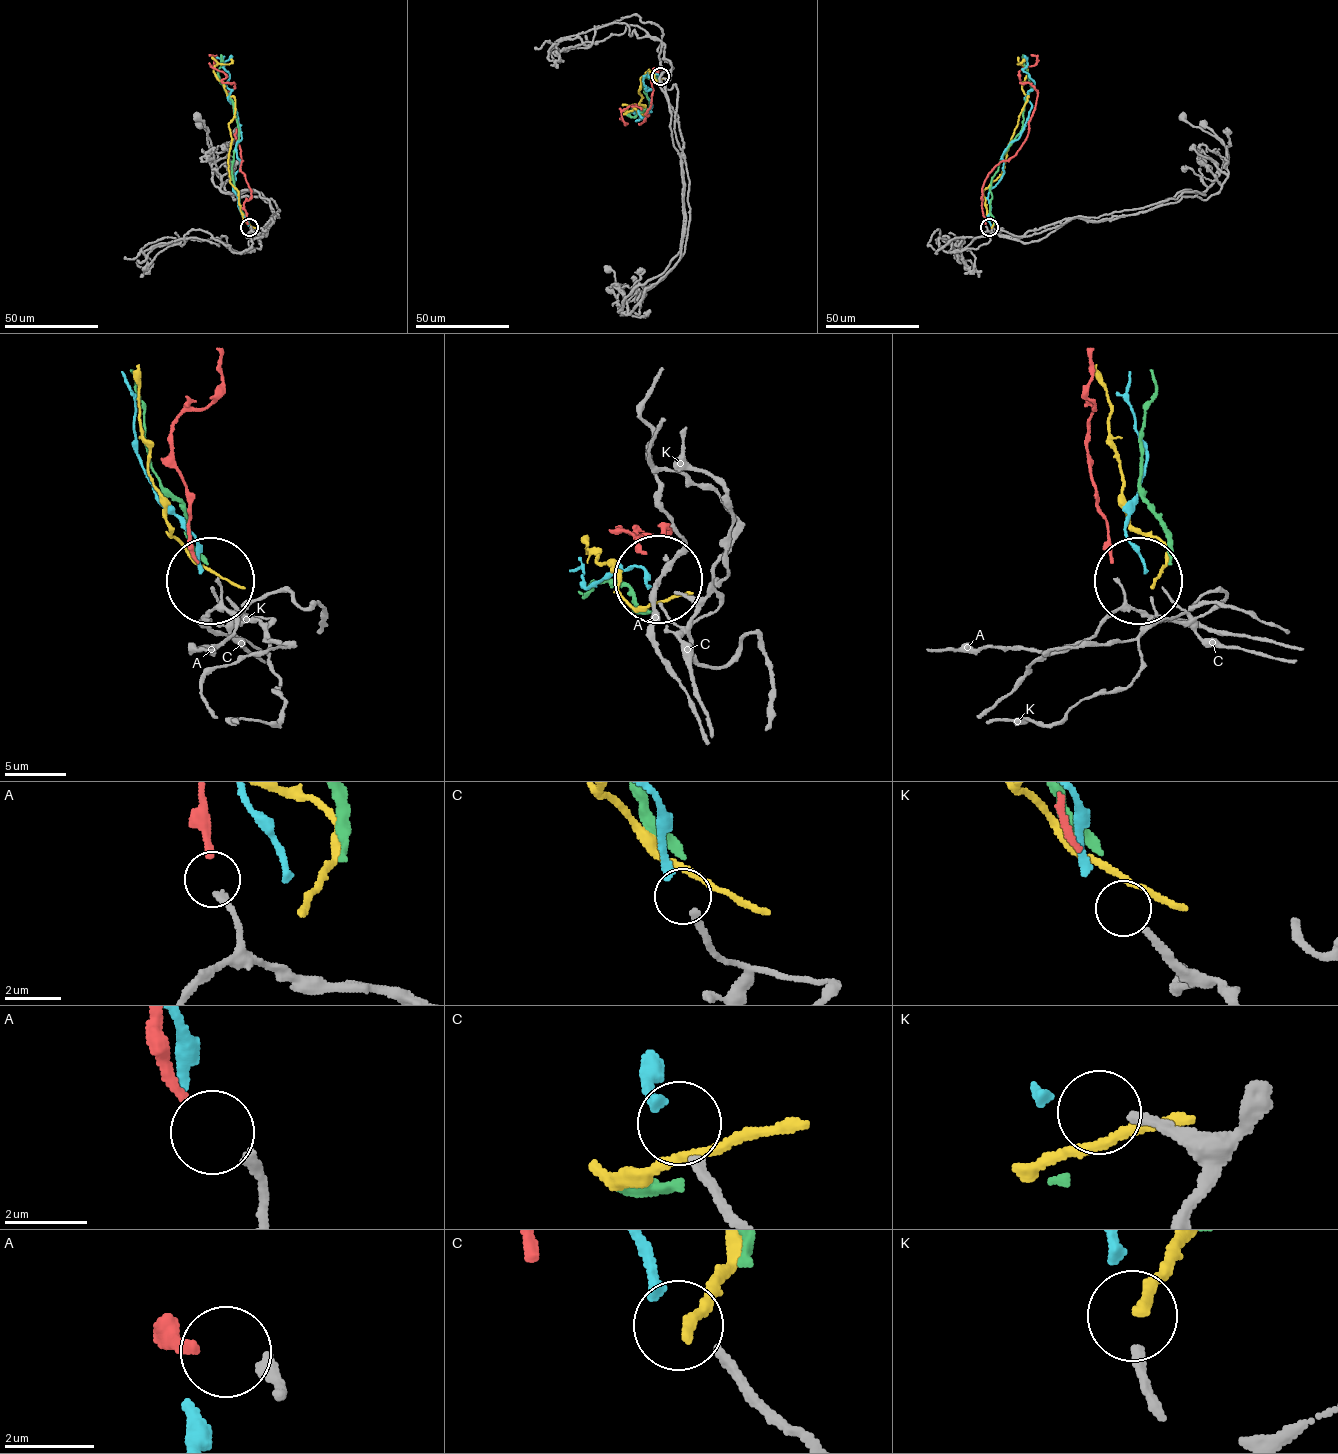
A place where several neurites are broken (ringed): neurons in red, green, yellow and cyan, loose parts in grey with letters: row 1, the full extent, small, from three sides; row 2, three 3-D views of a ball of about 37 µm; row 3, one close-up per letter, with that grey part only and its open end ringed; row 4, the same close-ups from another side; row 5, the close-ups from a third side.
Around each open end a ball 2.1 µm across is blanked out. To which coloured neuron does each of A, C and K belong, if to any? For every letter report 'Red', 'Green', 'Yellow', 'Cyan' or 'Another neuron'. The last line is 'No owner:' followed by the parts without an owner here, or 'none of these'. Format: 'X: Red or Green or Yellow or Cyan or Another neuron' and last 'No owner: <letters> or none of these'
A: Red
C: Cyan
K: Another neuron
No owner: K

